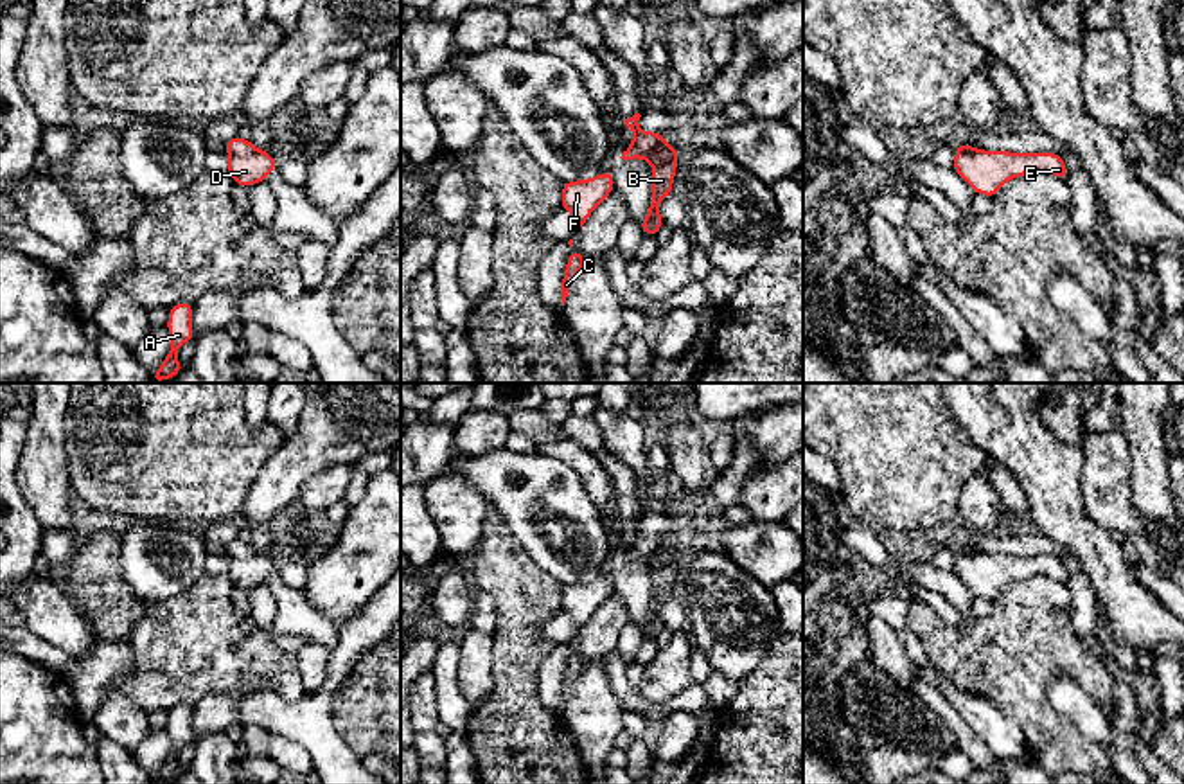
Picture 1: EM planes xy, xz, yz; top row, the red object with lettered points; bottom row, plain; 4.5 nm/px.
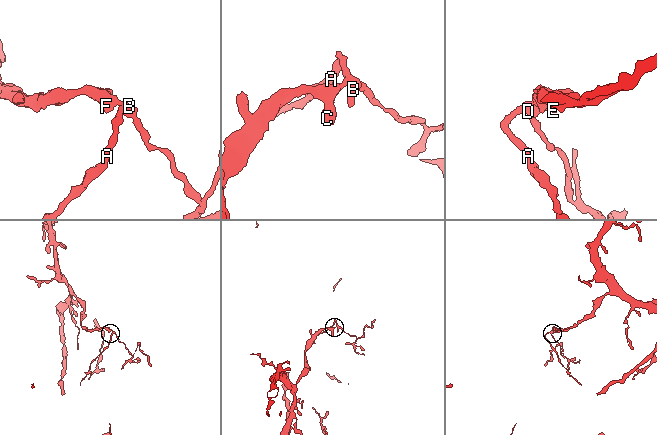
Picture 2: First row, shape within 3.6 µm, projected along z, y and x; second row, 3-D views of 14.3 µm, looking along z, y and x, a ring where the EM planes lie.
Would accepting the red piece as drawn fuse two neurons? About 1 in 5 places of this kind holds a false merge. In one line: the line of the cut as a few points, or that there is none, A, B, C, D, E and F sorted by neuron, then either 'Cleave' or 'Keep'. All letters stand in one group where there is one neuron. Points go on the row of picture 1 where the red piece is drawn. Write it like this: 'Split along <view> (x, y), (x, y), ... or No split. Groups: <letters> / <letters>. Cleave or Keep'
Split along xz (660, 133), (644, 159). Groups: A B D E / C F. Cleave

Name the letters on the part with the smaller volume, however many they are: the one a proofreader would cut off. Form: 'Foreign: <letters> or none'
Foreign: A, B, D, E

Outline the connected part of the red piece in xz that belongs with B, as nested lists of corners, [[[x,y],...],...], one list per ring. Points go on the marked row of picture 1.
[[[659,133],[652,149],[645,158],[652,167],[652,196],[645,219],[640,223],[643,236],[658,236],[663,227],[659,214],[659,200],[672,196],[672,183],[676,180],[676,167],[679,162],[677,147],[670,146]]]

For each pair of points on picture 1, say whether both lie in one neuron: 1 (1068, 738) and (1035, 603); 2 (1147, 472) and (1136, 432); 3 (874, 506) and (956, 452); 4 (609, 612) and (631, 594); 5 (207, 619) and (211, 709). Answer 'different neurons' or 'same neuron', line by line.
1: same neuron
2: same neuron
3: same neuron
4: different neurons
5: different neurons

